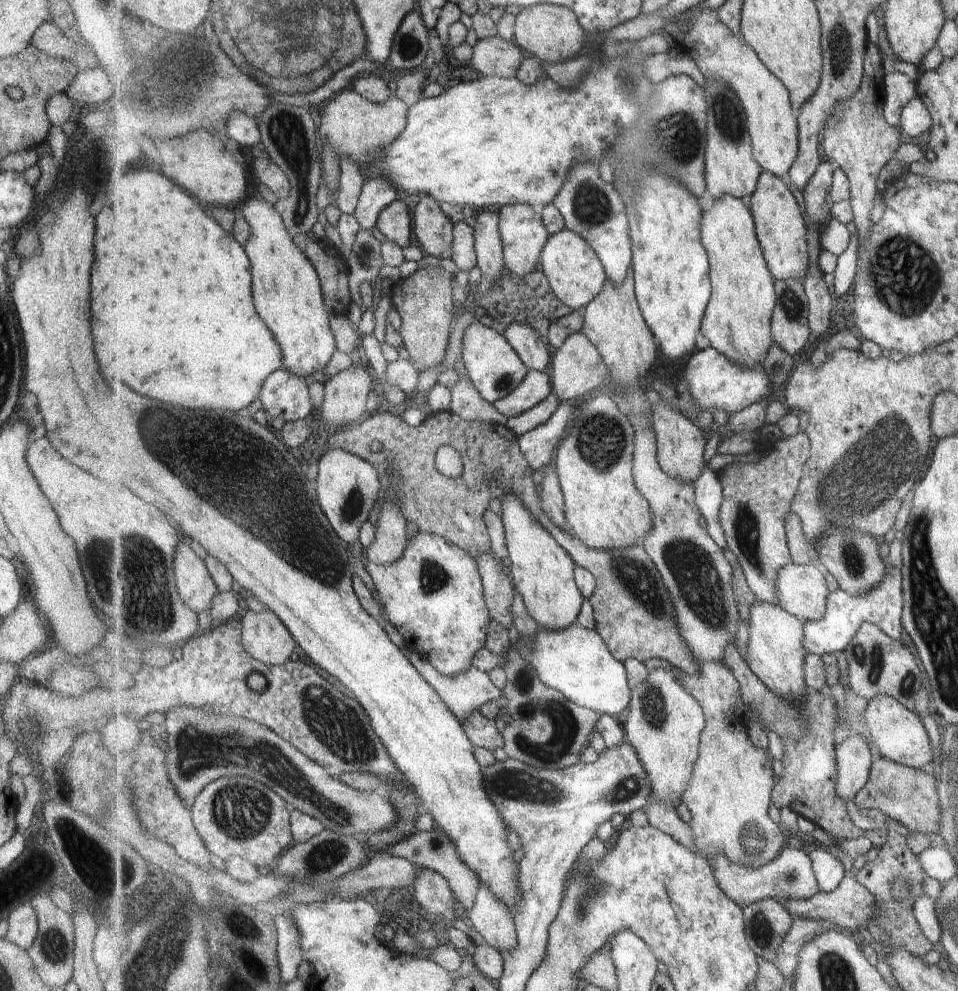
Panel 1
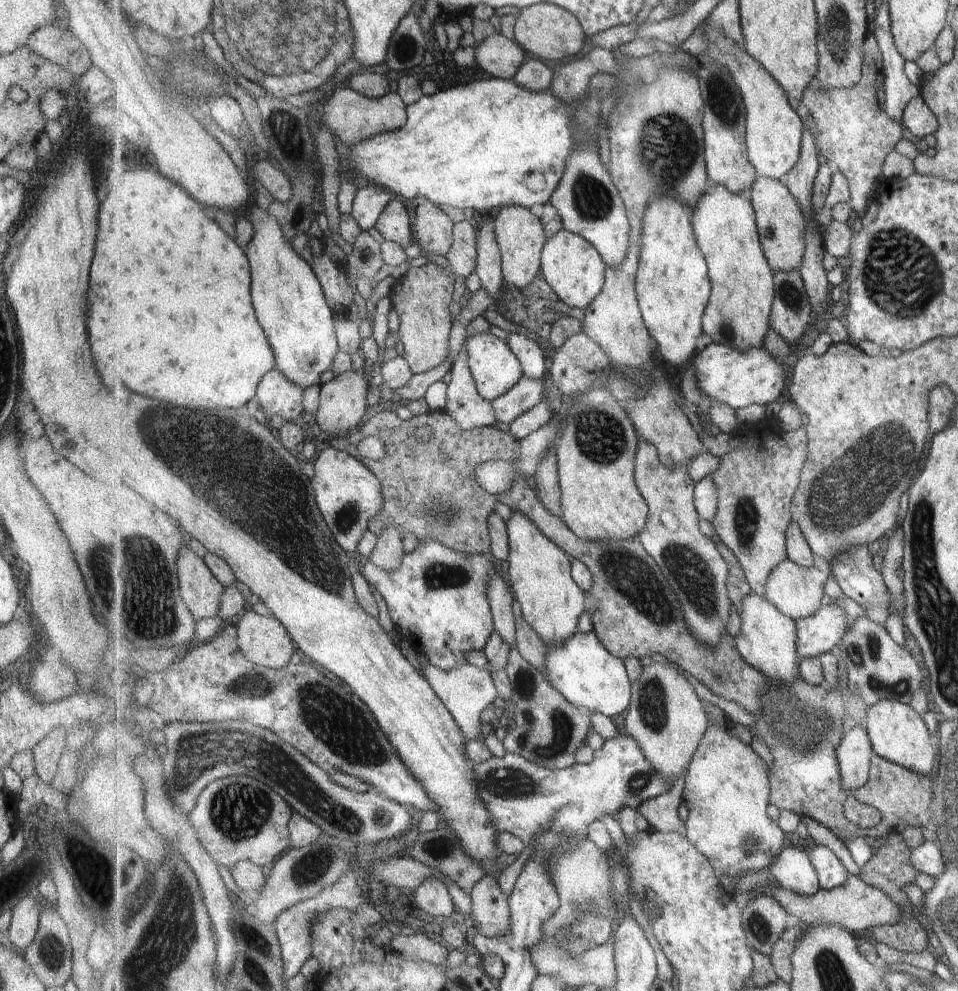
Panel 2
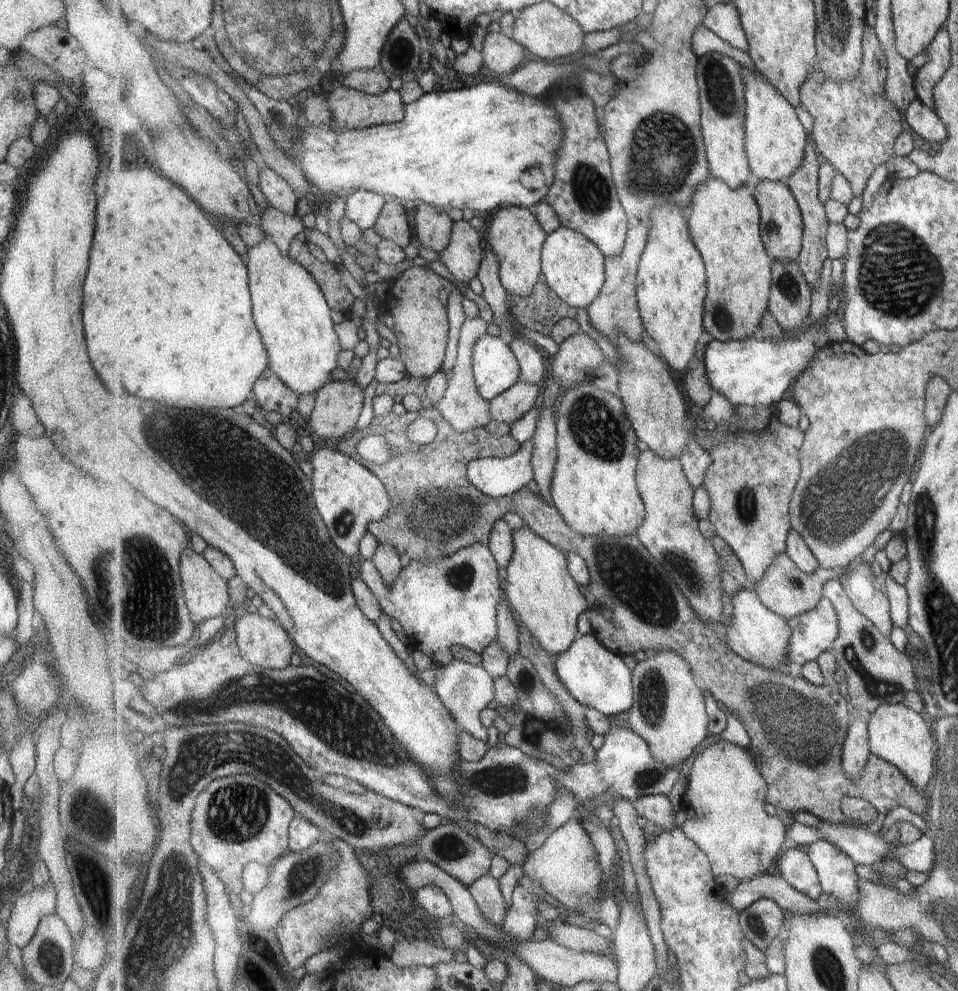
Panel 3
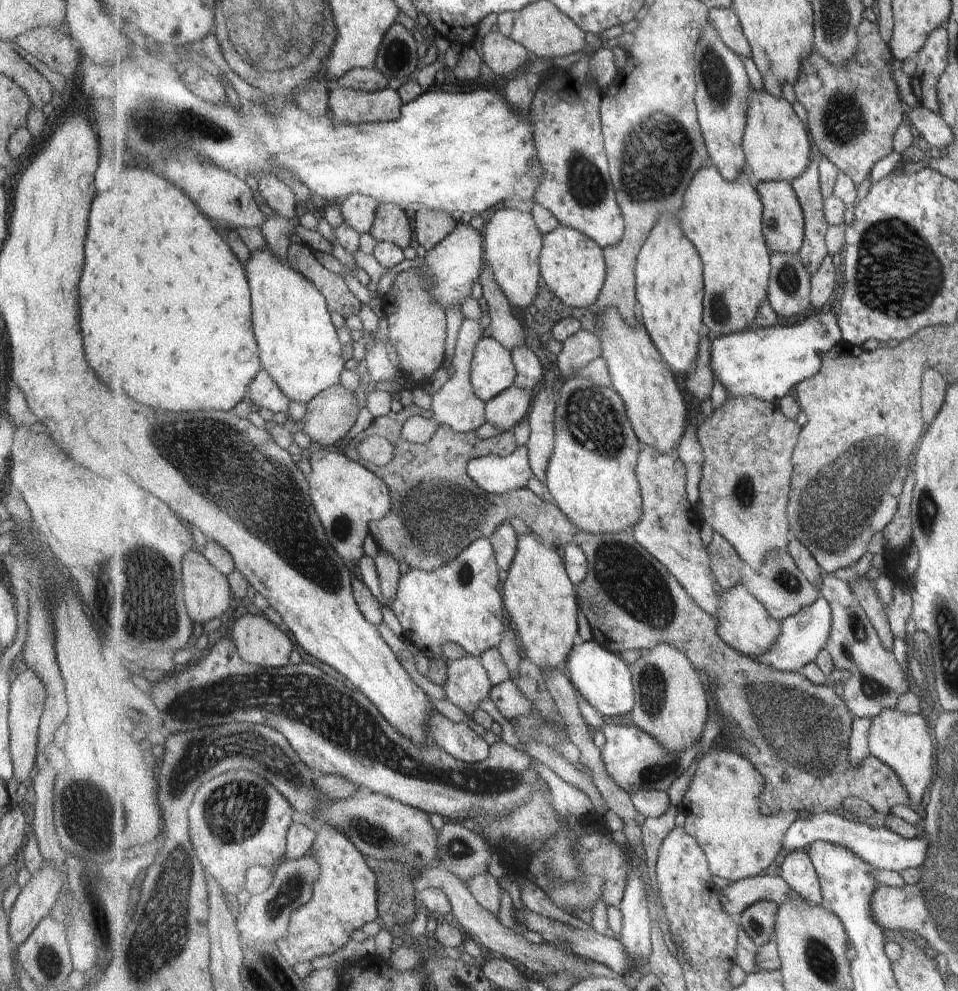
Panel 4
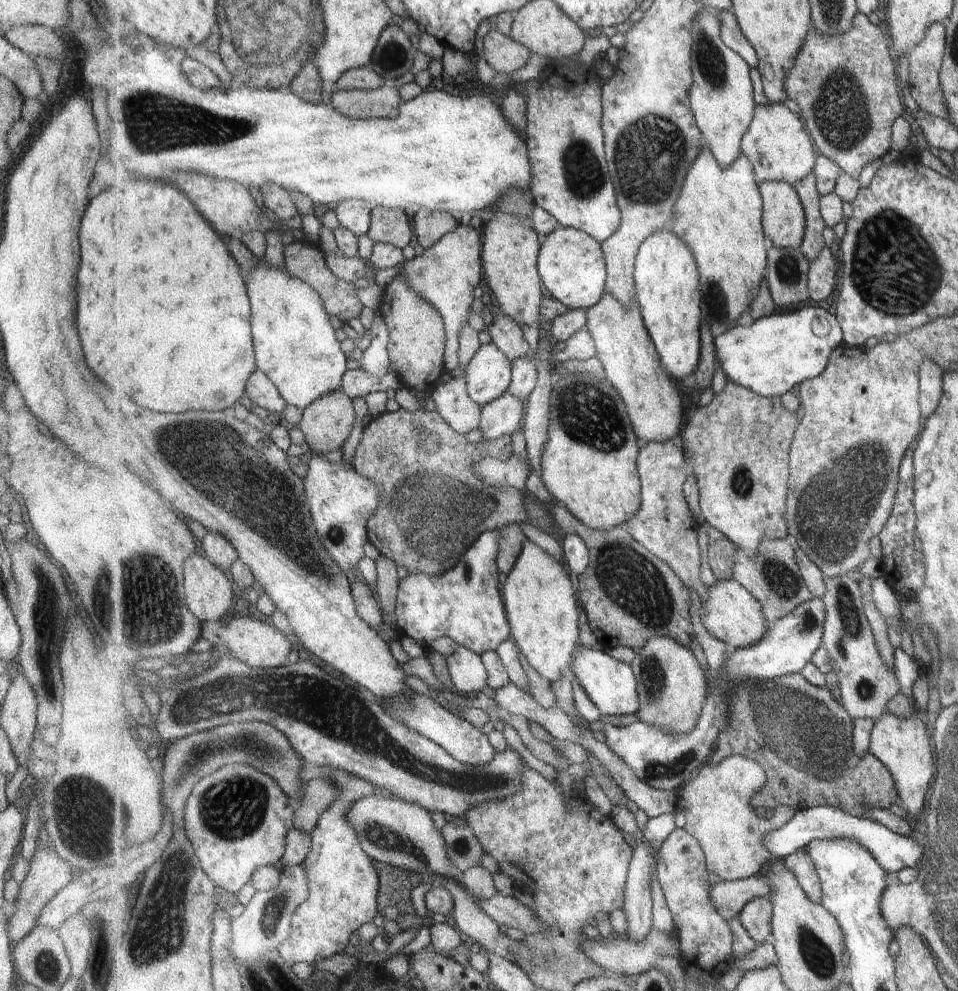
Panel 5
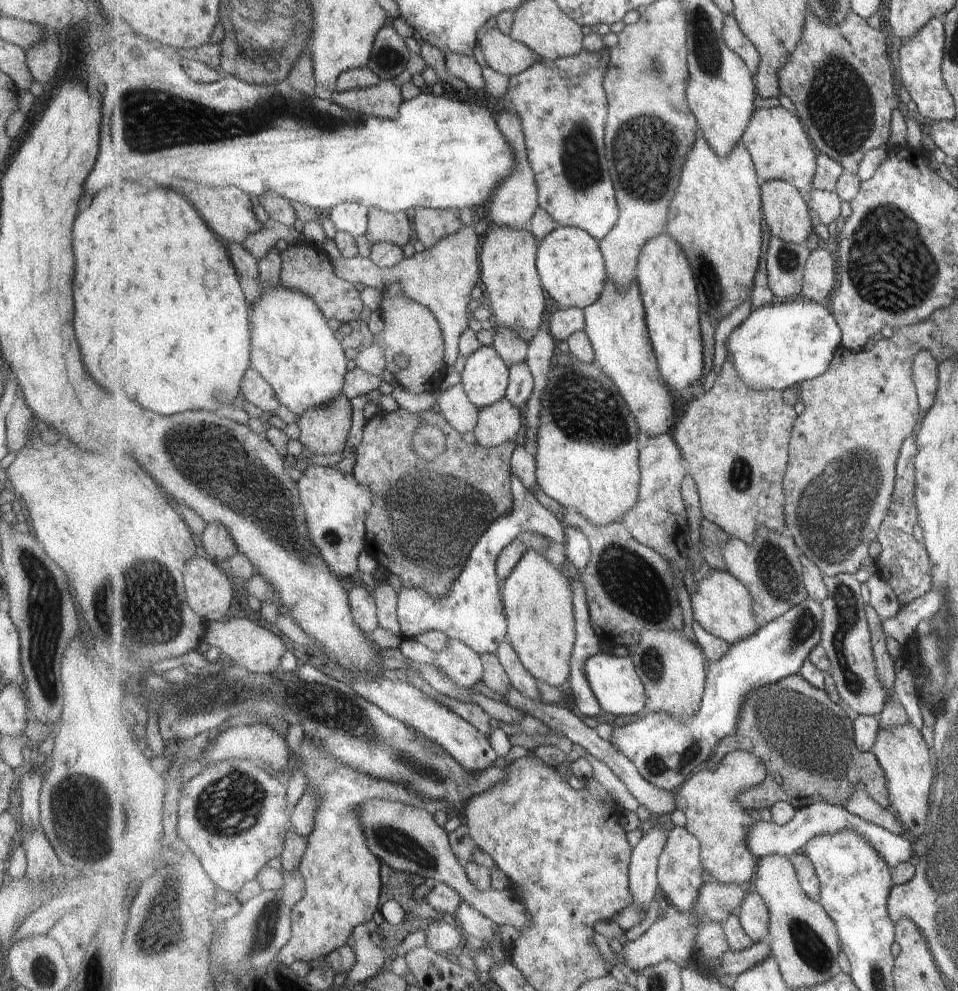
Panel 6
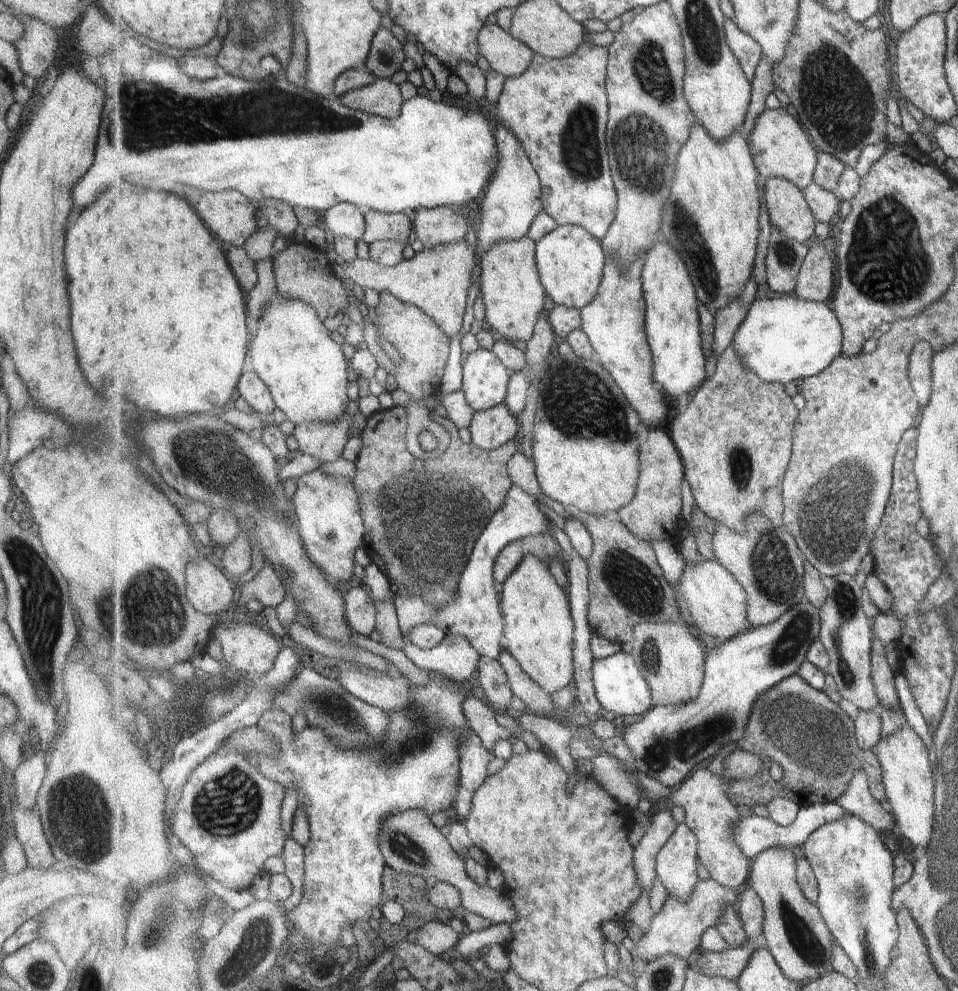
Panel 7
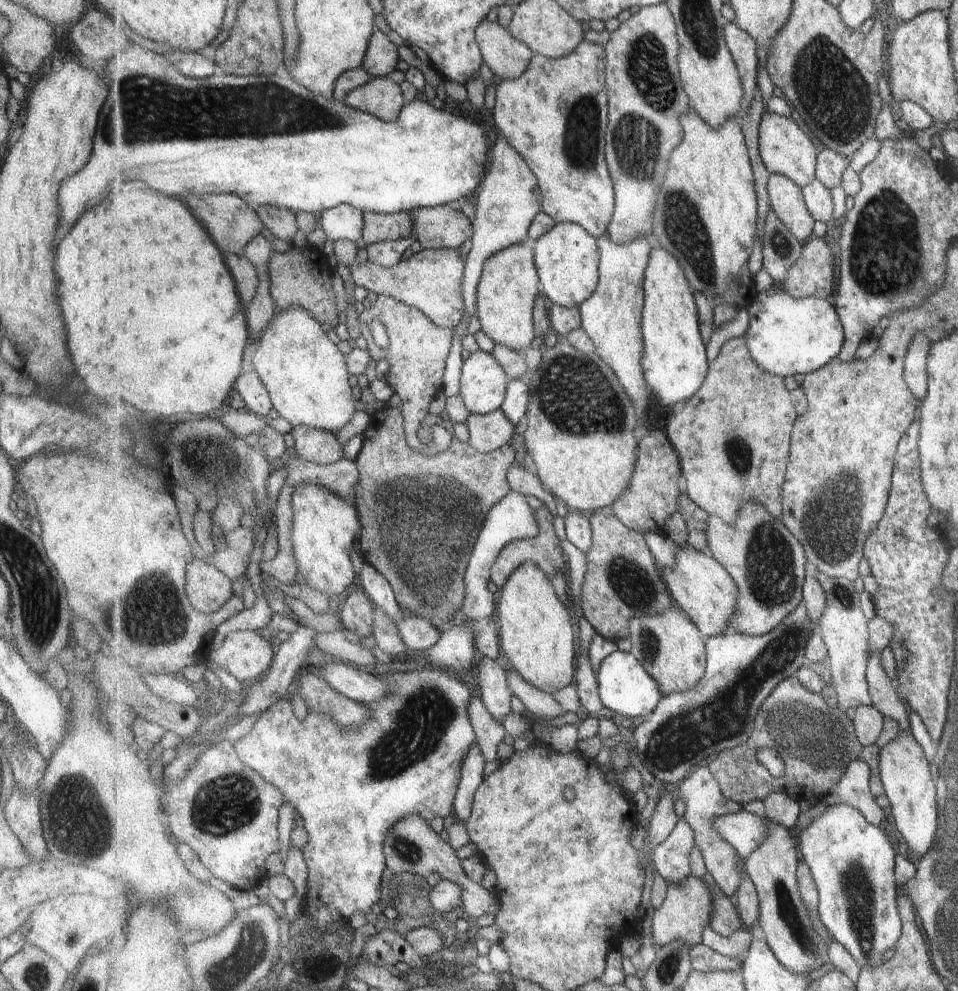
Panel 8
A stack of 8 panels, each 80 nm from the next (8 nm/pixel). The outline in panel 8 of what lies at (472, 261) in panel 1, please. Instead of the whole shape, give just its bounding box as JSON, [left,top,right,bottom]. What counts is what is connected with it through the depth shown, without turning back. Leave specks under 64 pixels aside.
[350,249,468,330]

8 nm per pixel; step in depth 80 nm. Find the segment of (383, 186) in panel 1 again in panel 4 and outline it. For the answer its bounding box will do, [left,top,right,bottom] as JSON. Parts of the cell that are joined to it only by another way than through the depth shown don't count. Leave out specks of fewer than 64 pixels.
[341,194,380,232]

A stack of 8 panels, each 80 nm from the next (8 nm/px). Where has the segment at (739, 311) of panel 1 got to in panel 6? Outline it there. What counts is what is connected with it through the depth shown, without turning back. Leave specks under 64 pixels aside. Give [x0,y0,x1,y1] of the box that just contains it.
[667,135,764,329]

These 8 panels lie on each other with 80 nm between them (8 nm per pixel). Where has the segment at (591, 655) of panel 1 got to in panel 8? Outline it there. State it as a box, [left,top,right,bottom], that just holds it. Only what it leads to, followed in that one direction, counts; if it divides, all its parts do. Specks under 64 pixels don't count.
[598,649,664,719]

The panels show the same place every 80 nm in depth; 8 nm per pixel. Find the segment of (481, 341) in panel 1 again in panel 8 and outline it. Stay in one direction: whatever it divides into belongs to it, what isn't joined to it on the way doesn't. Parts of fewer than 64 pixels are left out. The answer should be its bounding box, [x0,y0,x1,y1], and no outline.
[460,351,510,414]

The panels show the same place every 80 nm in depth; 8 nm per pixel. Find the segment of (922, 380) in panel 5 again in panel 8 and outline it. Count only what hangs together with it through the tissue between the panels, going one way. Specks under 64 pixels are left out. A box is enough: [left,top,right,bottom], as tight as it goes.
[903,332,930,401]

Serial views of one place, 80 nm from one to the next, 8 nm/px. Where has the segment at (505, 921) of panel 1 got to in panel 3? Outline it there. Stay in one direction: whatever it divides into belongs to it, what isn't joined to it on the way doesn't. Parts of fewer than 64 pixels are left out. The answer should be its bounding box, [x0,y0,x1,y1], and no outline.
[469,875,508,927]

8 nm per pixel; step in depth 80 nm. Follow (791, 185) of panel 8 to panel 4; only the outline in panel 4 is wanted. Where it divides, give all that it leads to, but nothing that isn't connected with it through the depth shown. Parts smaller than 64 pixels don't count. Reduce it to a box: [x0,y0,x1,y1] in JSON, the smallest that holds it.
[756,181,806,254]

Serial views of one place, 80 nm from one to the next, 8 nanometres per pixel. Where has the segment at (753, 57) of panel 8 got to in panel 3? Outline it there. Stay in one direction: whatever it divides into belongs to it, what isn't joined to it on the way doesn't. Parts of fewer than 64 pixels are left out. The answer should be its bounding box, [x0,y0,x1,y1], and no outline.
[703,1,750,52]

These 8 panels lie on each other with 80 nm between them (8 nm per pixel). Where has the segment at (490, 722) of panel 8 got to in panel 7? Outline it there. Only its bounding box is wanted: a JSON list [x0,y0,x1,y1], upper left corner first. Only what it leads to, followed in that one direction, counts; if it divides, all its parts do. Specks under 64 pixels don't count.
[463,697,513,752]

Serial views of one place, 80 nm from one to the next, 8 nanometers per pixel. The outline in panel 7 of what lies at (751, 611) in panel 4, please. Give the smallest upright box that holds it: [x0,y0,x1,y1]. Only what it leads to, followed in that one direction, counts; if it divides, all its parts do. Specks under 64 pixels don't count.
[681,559,750,640]

